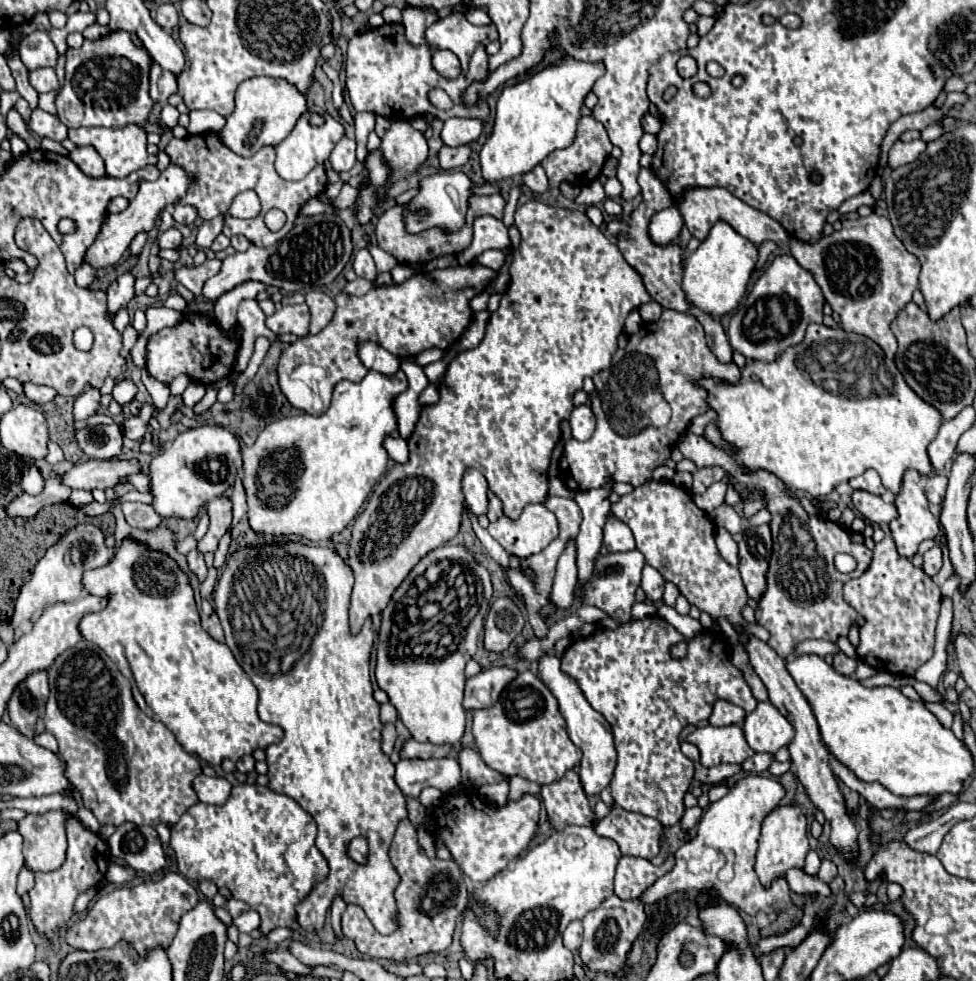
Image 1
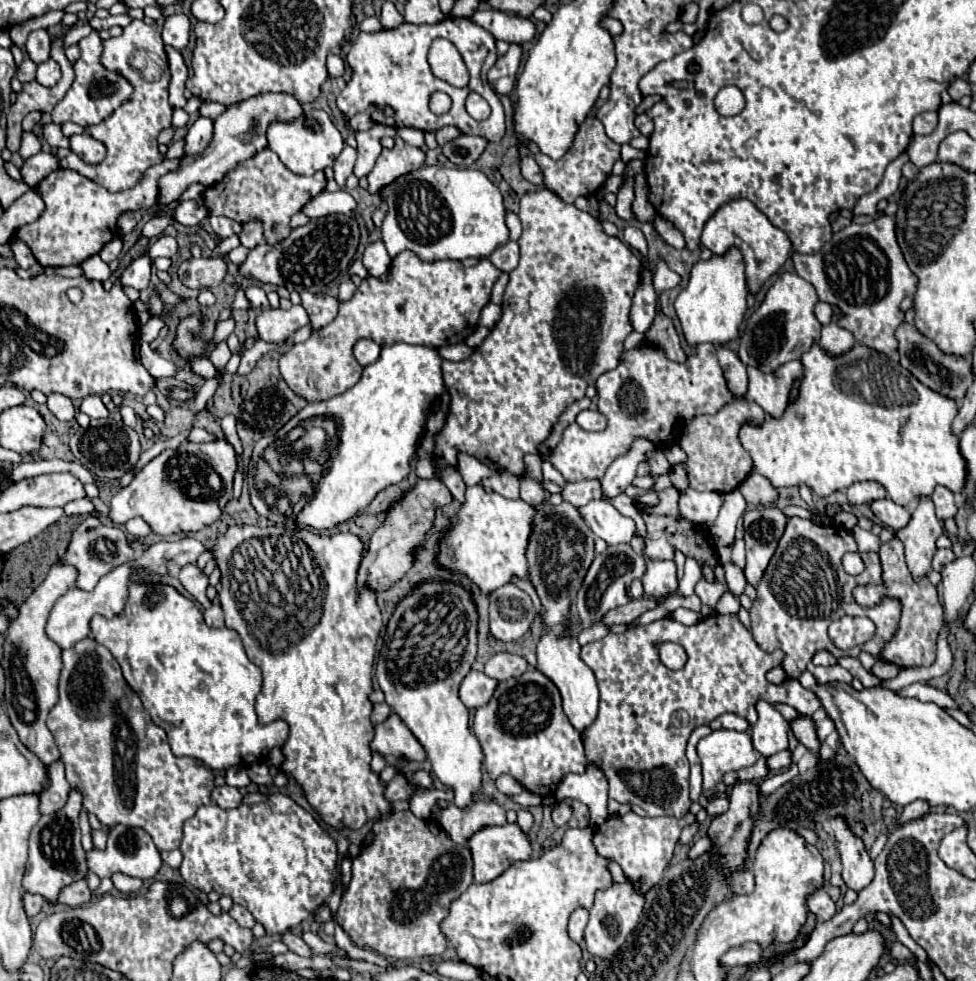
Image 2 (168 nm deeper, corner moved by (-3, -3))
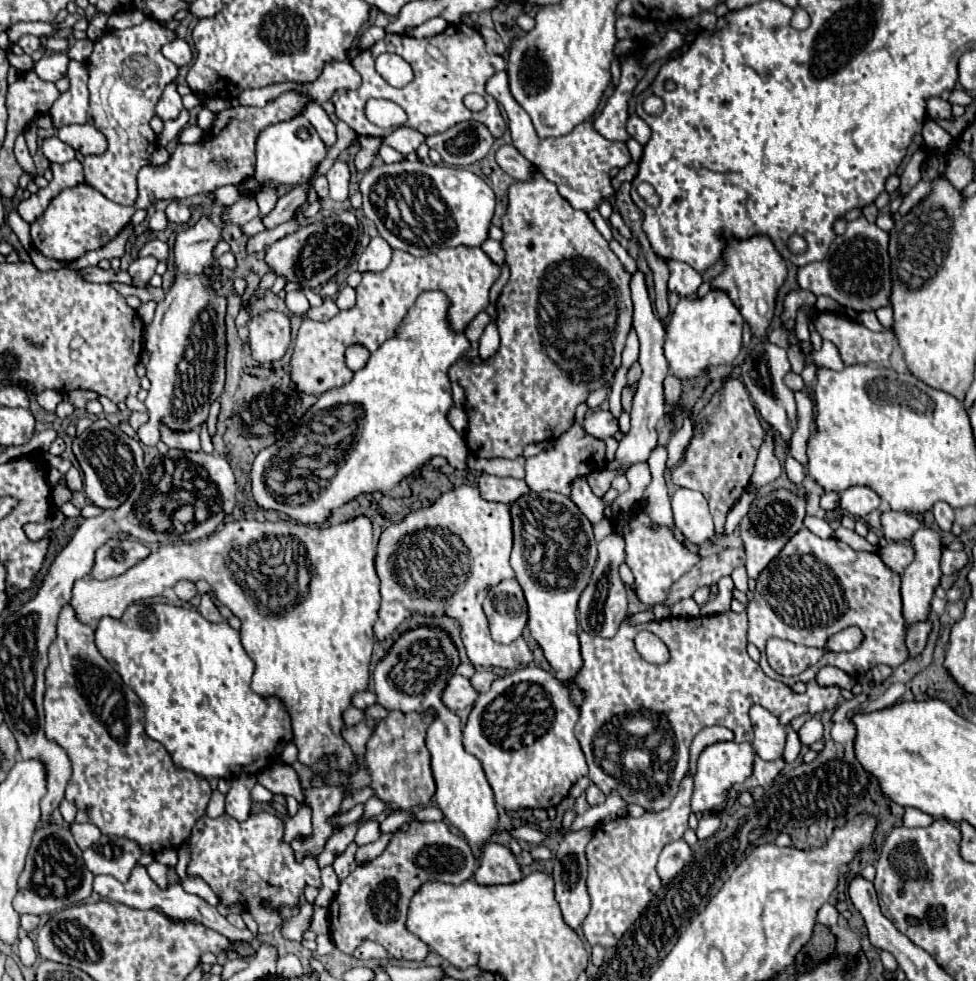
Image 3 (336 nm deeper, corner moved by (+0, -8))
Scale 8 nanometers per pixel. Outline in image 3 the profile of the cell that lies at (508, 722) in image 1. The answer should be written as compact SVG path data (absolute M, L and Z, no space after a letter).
M525 666L515 670L513 674L497 678L485 694L479 694L463 728L463 746L483 764L483 770L487 774L487 780L495 792L495 800L499 806L503 806L505 810L547 810L551 806L557 806L581 776L587 776L585 756L573 732L577 720L579 708L571 704L567 686L543 668Z

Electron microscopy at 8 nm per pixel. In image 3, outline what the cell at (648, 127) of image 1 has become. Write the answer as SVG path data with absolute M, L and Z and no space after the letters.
M637 114L629 116L629 120L627 120L627 132L629 132L629 136L635 138L641 146L645 146L647 140L651 138L651 128L649 128L649 124L647 124L645 120L641 120Z

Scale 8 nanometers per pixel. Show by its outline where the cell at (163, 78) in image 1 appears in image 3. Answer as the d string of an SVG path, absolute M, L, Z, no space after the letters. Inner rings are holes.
M145 18L143 24L139 26L131 26L125 30L107 30L93 46L93 52L89 56L89 60L85 62L87 70L89 70L89 94L91 94L91 116L95 126L105 134L109 148L107 152L103 152L101 156L85 156L83 158L83 168L85 168L85 182L89 186L93 186L95 190L99 190L103 196L107 196L109 200L123 204L123 206L131 206L137 200L137 172L151 164L151 154L157 148L157 136L149 126L149 120L155 116L155 104L159 100L159 96L163 94L163 88L173 82L177 78L177 66L167 60L161 54L161 46L175 40L177 34L173 30L169 30L167 26L159 24L157 20ZM131 56L145 56L147 60L151 60L151 64L157 66L157 74L147 76L143 80L139 80L139 86L131 86L131 82L125 80L123 76L123 68L125 68L125 60Z

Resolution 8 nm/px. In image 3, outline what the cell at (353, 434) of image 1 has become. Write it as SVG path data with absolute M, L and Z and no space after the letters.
M439 290L423 292L413 308L405 314L393 338L381 344L369 358L367 366L353 374L353 380L319 396L309 412L321 412L341 404L361 404L363 418L353 450L345 456L337 474L327 482L315 500L296 506L277 502L265 484L265 472L280 450L279 443L264 448L256 456L251 470L253 496L261 508L273 508L303 524L321 524L333 508L347 504L365 492L389 492L403 478L427 464L433 456L445 456L451 466L463 470L467 448L463 438L447 420L453 408L449 368L467 354L471 342L463 332L449 328L449 300Z

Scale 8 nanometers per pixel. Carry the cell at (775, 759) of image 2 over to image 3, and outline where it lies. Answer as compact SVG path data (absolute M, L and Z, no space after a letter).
M787 728L787 746L785 746L785 762L793 762L801 752L801 740L799 740L799 734L791 728Z

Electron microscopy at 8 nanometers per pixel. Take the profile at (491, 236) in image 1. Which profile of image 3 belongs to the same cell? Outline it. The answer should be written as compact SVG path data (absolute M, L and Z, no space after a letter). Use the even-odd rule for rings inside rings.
M403 160L397 164L375 164L371 166L361 182L359 182L359 192L363 196L363 214L369 218L375 228L379 230L379 236L389 242L393 250L405 250L413 256L425 256L429 252L437 252L447 246L481 246L483 240L487 240L489 224L495 212L495 194L489 188L489 184L479 178L477 174L463 170L463 168L453 168L453 166L427 166L421 160ZM393 204L399 208L399 220L393 220L389 216L389 206Z

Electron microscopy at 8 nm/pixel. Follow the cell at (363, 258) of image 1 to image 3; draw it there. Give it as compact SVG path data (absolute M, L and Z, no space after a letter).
M375 236L359 258L359 272L381 272L381 270L385 270L391 262L391 252L393 252L391 246L381 236Z

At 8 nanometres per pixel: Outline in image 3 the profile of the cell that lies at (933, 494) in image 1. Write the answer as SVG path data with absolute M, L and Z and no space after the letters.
M937 502L933 506L933 516L935 516L935 522L939 524L941 530L949 532L951 530L951 524L953 524L953 508L945 502Z

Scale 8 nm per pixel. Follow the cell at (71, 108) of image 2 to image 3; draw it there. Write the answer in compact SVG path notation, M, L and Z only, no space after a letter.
M69 62L69 90L61 94L53 108L51 108L51 120L55 128L61 128L65 124L85 124L89 122L89 90L87 90L87 68L83 62Z

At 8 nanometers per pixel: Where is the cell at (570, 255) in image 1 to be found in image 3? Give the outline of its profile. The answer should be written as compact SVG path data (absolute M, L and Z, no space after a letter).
M533 170L533 178L527 182L515 182L509 186L507 192L507 210L501 218L501 230L503 230L503 240L501 246L505 250L505 262L511 268L511 278L503 286L501 296L497 300L497 330L501 336L501 346L497 354L483 364L467 364L465 360L459 360L451 366L449 376L453 382L459 382L465 388L465 412L469 418L469 430L467 430L467 448L469 450L479 450L479 458L517 458L523 454L523 448L533 442L545 442L555 438L555 434L567 432L575 420L575 408L587 400L587 396L611 382L615 370L621 366L621 352L625 348L625 340L631 328L631 294L629 294L629 280L631 276L625 272L623 264L619 258L613 254L609 248L609 242L595 230L591 218L583 210L571 208L563 196L559 196L555 184L545 180L545 176L539 170Z

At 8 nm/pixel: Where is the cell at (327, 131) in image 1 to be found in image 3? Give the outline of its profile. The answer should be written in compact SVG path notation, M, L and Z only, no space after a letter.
M297 116L287 122L269 124L257 136L255 178L261 186L271 186L271 188L279 184L301 184L311 176L311 168L319 164L325 156L327 156L327 148L307 118Z

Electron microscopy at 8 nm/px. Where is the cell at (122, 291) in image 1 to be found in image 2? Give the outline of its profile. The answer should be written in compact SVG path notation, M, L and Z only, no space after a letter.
M138 257L136 261L132 261L132 265L122 273L120 277L120 285L122 287L134 287L138 291L148 287L150 281L150 259L148 257Z

